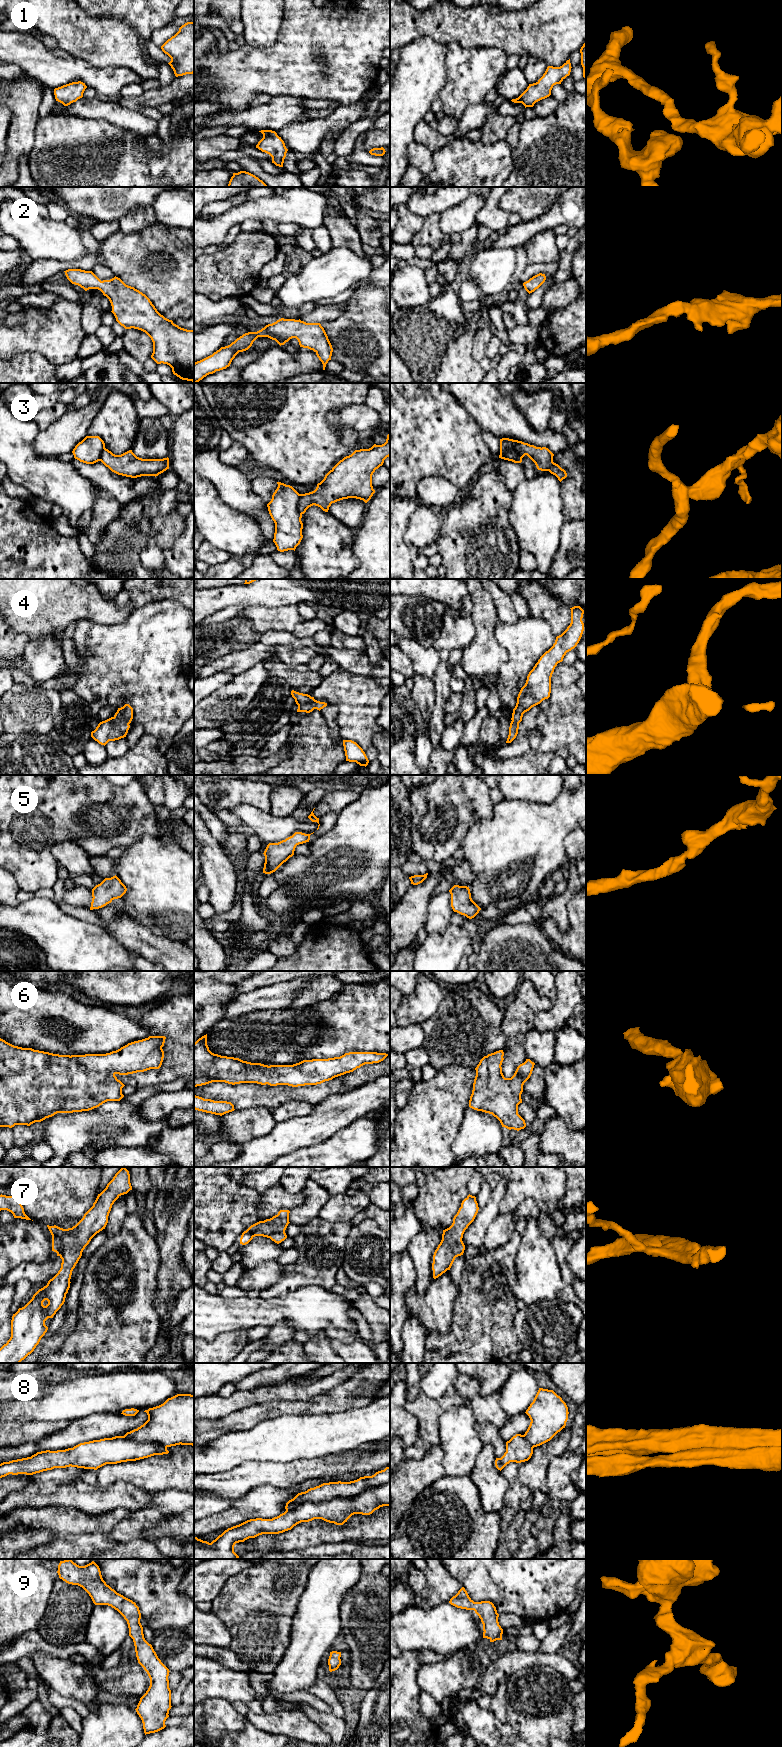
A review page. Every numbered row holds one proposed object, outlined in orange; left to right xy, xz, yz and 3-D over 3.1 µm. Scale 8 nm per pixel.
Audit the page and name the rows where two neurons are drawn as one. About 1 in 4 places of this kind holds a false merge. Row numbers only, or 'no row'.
3

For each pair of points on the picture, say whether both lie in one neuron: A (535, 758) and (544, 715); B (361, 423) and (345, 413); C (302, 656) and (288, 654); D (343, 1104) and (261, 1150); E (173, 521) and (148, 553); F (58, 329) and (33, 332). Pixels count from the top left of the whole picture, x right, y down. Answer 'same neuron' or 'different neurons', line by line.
A: different neurons
B: same neuron
C: same neuron
D: same neuron
E: different neurons
F: same neuron

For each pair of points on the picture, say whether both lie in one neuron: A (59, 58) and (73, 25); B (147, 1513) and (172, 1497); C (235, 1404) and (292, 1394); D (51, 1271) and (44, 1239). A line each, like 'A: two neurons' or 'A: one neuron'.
A: two neurons
B: one neuron
C: one neuron
D: two neurons

